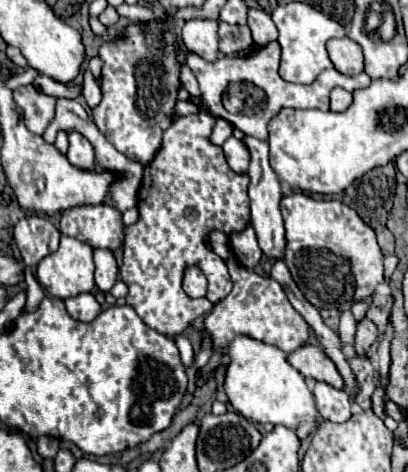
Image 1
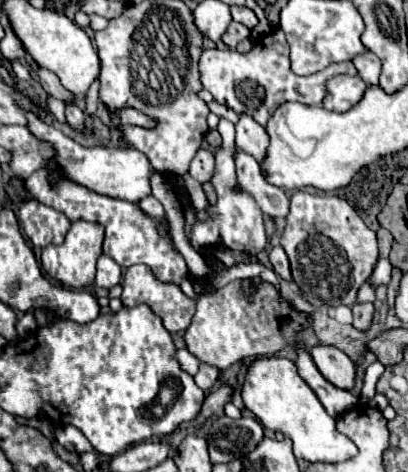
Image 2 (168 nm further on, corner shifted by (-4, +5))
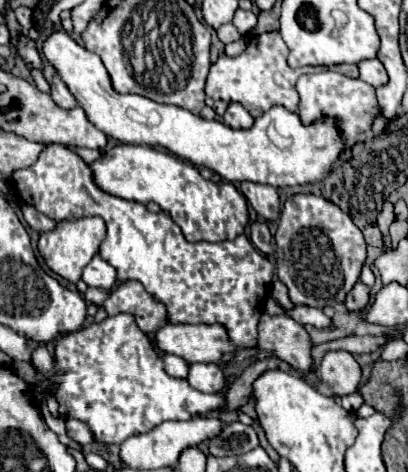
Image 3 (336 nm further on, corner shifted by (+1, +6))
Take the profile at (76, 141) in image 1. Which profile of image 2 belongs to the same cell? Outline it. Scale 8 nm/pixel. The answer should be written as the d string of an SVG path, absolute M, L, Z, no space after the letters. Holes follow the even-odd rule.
M75 103L67 105L67 107L65 107L65 115L67 115L67 123L69 123L75 131L85 133L85 113L83 113L83 109L81 109L79 105L75 105Z

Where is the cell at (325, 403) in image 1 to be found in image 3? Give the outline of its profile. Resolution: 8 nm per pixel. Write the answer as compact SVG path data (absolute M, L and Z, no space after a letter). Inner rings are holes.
M262 314L258 322L258 348L274 352L280 360L300 370L306 380L314 380L310 336L302 324L288 314Z

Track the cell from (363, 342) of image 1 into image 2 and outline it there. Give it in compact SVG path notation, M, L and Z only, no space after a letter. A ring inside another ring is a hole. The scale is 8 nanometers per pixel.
M373 303L353 305L353 327L355 329L369 329L373 321Z

